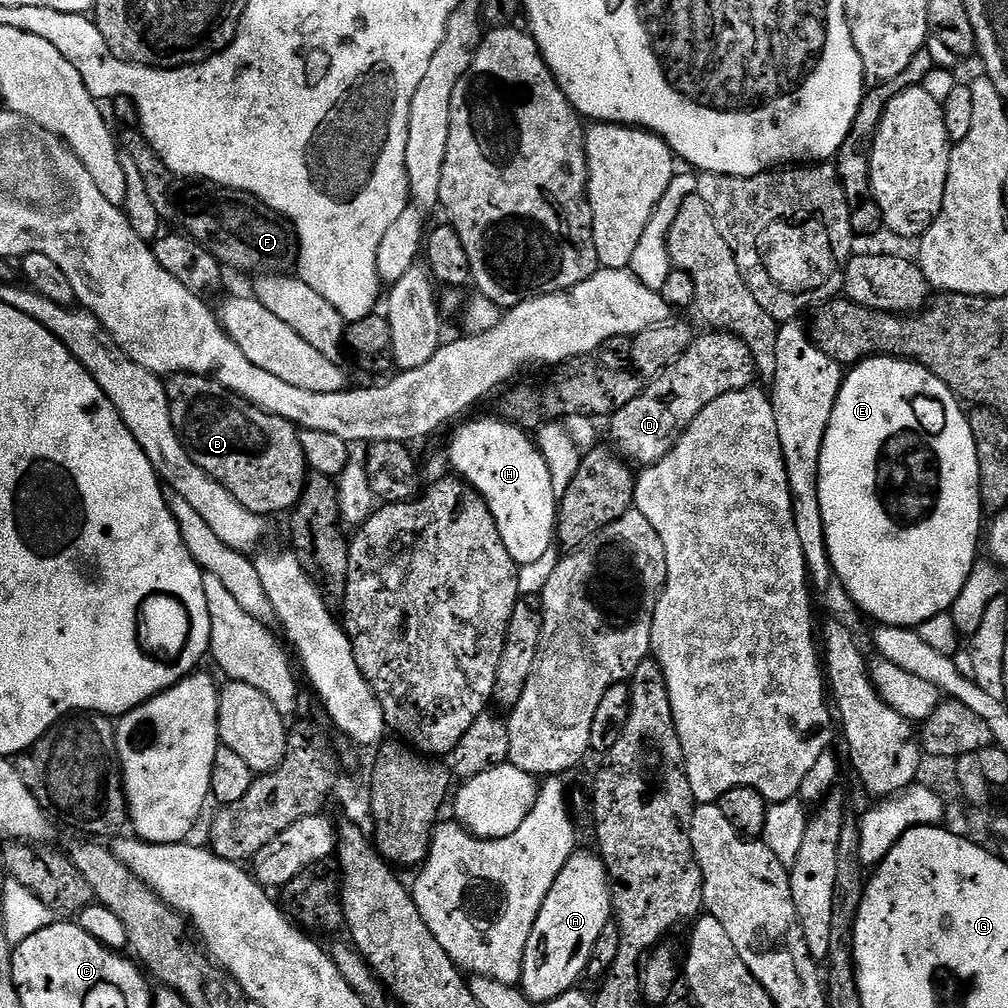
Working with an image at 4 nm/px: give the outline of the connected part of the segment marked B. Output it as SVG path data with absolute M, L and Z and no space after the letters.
M178 372L167 377L166 387L172 424L186 441L193 462L255 516L291 513L310 475L296 425L227 392L210 376Z

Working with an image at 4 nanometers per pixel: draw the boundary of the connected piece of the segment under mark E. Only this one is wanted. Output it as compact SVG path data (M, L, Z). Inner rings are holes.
M871 356L862 360L845 375L844 385L830 414L830 426L822 442L820 455L820 477L818 478L818 498L822 506L824 533L828 543L828 557L832 560L835 579L844 583L848 596L868 616L876 619L877 625L889 624L895 628L919 629L922 622L938 614L949 611L952 603L962 592L966 580L970 578L977 564L976 547L982 544L982 524L980 528L980 471L978 470L978 450L974 446L974 434L970 434L970 422L961 401L930 370L911 360L896 360L892 356Z

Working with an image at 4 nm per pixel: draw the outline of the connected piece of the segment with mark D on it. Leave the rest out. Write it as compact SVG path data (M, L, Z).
M708 330L705 333L705 336L697 335L689 348L657 380L641 387L638 398L634 398L630 406L622 406L622 410L612 413L611 443L625 461L639 466L658 463L670 454L690 422L694 422L714 398L753 387L755 380L752 379L757 379L758 373L746 345L729 332Z

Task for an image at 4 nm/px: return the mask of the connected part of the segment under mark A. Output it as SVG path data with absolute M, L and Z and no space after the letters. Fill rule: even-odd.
M595 851L573 852L566 866L562 866L558 878L554 878L554 886L550 886L550 894L546 894L542 910L538 910L534 930L530 930L530 942L526 942L519 983L526 998L538 1006L546 1006L554 998L573 991L577 987L576 979L583 977L587 973L588 965L592 963L594 942L598 942L602 930L606 930L612 919L612 882L608 878L608 868Z

